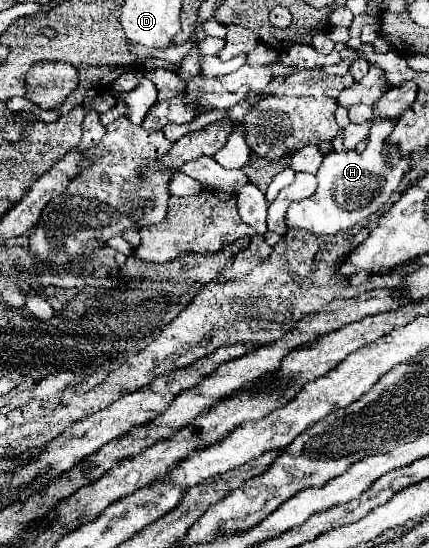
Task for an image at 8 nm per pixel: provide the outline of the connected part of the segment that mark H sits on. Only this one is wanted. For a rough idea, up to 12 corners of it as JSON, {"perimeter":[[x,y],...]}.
{"perimeter":[[389,122],[367,148],[333,150],[317,192],[287,212],[287,228],[351,230],[371,218],[411,170],[385,158]]}

